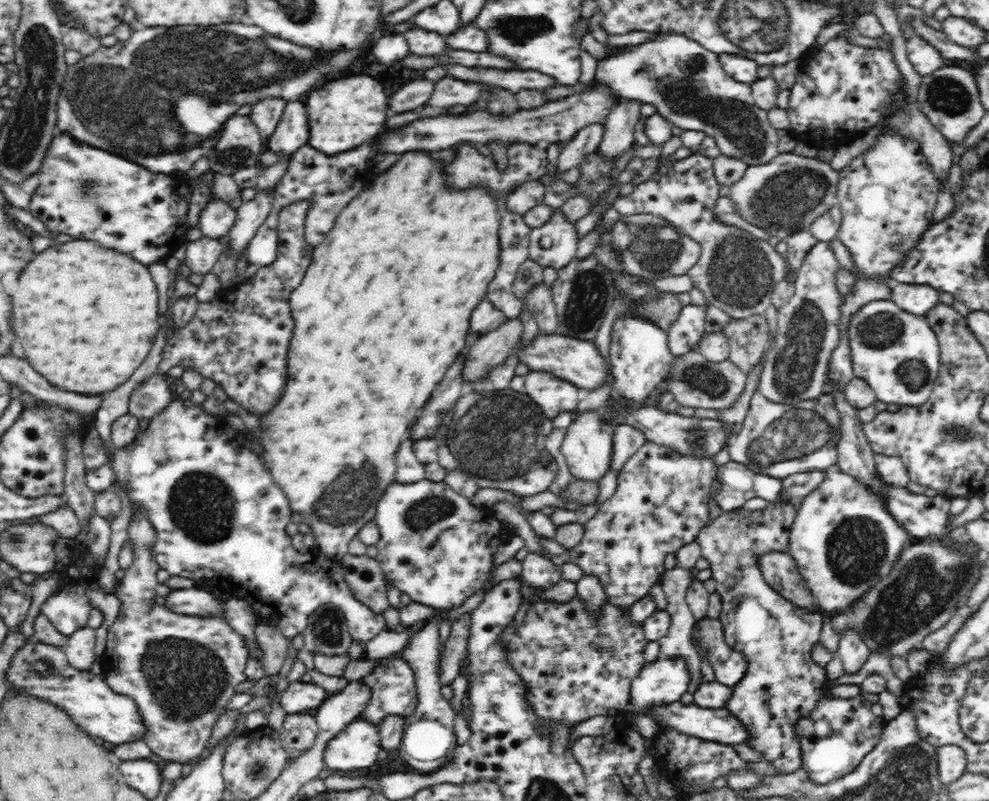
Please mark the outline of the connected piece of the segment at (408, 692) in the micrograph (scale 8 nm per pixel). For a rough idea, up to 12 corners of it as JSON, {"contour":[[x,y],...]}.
{"contour":[[384,660],[364,678],[358,714],[378,727],[416,710],[416,677],[407,662]]}

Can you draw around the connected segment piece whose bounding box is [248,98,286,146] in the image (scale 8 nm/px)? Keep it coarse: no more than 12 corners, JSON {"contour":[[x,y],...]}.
{"contour":[[265,99],[248,116],[264,146],[280,122],[286,102]]}

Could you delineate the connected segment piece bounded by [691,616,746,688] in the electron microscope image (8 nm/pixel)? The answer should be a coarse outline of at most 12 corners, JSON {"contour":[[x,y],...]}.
{"contour":[[718,619],[697,620],[691,639],[717,682],[746,676],[744,655],[725,643]]}

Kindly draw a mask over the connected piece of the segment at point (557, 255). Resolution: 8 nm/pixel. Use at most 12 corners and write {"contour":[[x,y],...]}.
{"contour":[[559,209],[530,230],[529,258],[542,268],[569,267],[579,238]]}

